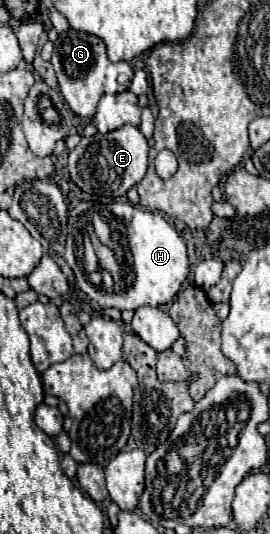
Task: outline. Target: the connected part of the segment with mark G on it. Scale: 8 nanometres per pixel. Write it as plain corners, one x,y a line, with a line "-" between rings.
66,30
54,42
52,66
60,84
60,92
68,102
70,110
82,118
92,118
96,114
96,106
102,94
118,94
128,90
132,80
132,66
128,62
112,64
106,56
106,46
98,36

